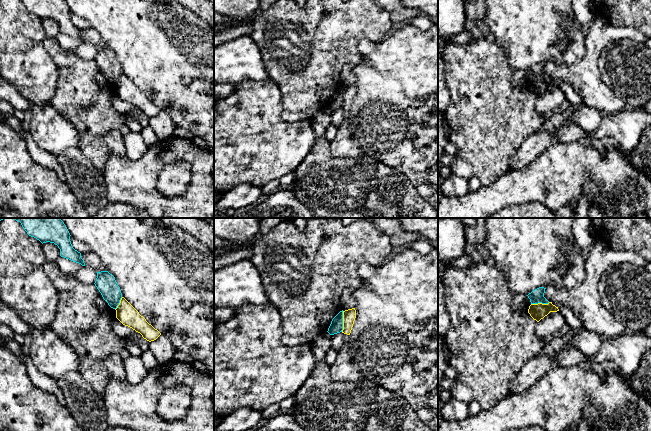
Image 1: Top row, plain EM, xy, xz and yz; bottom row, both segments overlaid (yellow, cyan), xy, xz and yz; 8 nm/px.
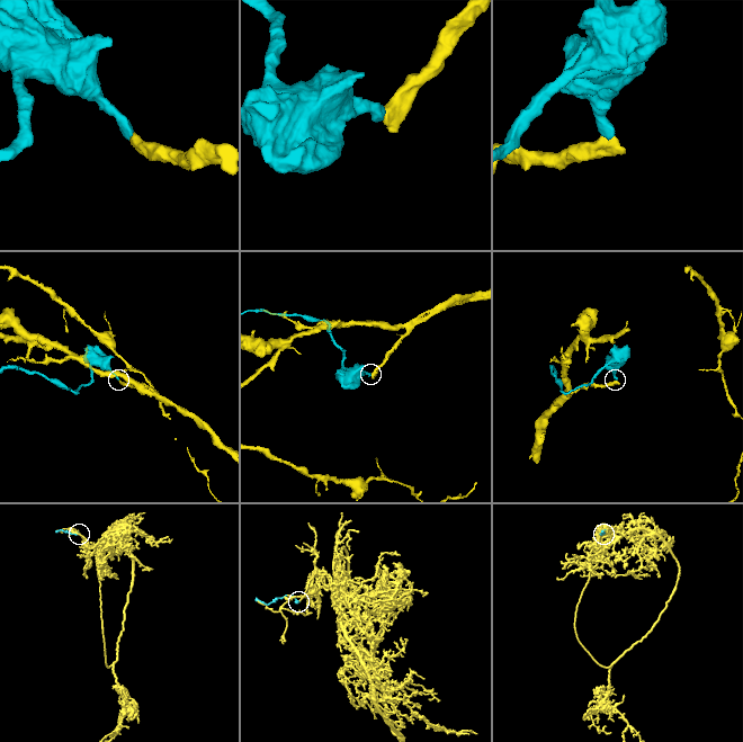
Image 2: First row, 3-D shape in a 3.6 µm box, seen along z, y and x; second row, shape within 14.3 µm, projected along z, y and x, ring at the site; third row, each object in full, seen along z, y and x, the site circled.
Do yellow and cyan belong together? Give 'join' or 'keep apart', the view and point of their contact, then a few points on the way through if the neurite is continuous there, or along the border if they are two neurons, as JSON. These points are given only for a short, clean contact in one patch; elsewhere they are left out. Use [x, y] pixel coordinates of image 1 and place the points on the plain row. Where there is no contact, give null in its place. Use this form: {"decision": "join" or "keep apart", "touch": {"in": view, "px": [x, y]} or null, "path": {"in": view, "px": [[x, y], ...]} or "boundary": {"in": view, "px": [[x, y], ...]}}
{"decision": "keep apart", "touch": {"in": "xz", "px": [343, 97]}, "boundary": {"in": "xz", "px": [[343, 87], [343, 105], [341, 107]]}}

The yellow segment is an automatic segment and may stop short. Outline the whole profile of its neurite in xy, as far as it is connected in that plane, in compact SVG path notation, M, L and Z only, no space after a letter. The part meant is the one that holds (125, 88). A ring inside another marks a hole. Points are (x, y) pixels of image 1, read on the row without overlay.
M122 73L116 86L116 94L125 102L140 109L144 115L151 118L156 116L161 109L149 100L139 88Z

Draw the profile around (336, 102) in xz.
M343 86L340 87L331 97L331 100L328 104L328 109L334 111L342 108L343 106Z

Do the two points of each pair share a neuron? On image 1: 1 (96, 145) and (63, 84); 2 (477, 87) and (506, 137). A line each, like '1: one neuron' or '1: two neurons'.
1: one neuron
2: one neuron

